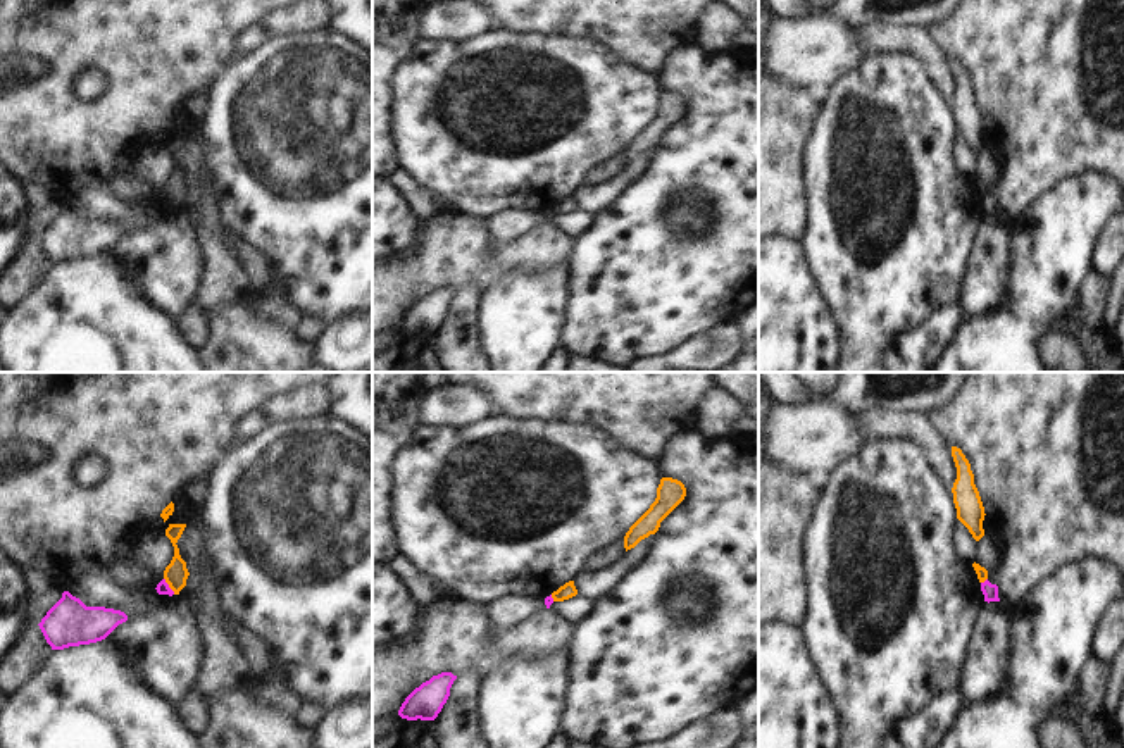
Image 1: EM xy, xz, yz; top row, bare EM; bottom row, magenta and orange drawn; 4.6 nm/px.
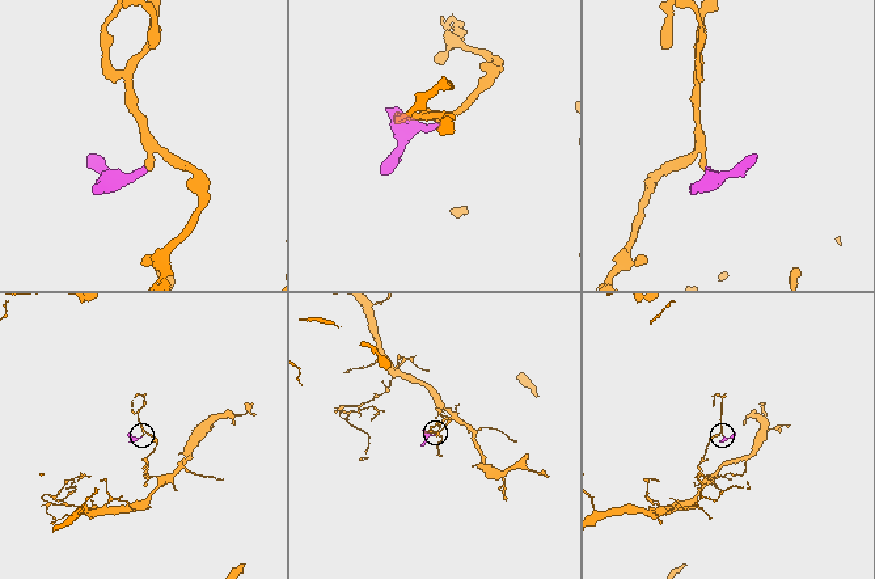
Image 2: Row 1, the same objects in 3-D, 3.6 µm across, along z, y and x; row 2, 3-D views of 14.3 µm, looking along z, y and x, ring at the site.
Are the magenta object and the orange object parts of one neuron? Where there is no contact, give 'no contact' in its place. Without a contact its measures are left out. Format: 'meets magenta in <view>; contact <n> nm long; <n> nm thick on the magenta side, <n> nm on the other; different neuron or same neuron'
meets magenta in xy; contact 90 nm long; 60 nm thick on the magenta side, 110 nm on the other; different neuron

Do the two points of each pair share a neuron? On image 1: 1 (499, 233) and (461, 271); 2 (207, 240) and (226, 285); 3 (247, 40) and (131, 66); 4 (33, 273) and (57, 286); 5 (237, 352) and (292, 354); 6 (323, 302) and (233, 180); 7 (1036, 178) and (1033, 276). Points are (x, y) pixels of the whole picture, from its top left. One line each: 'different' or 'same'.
1: different
2: same
3: different
4: different
5: same
6: same
7: different

